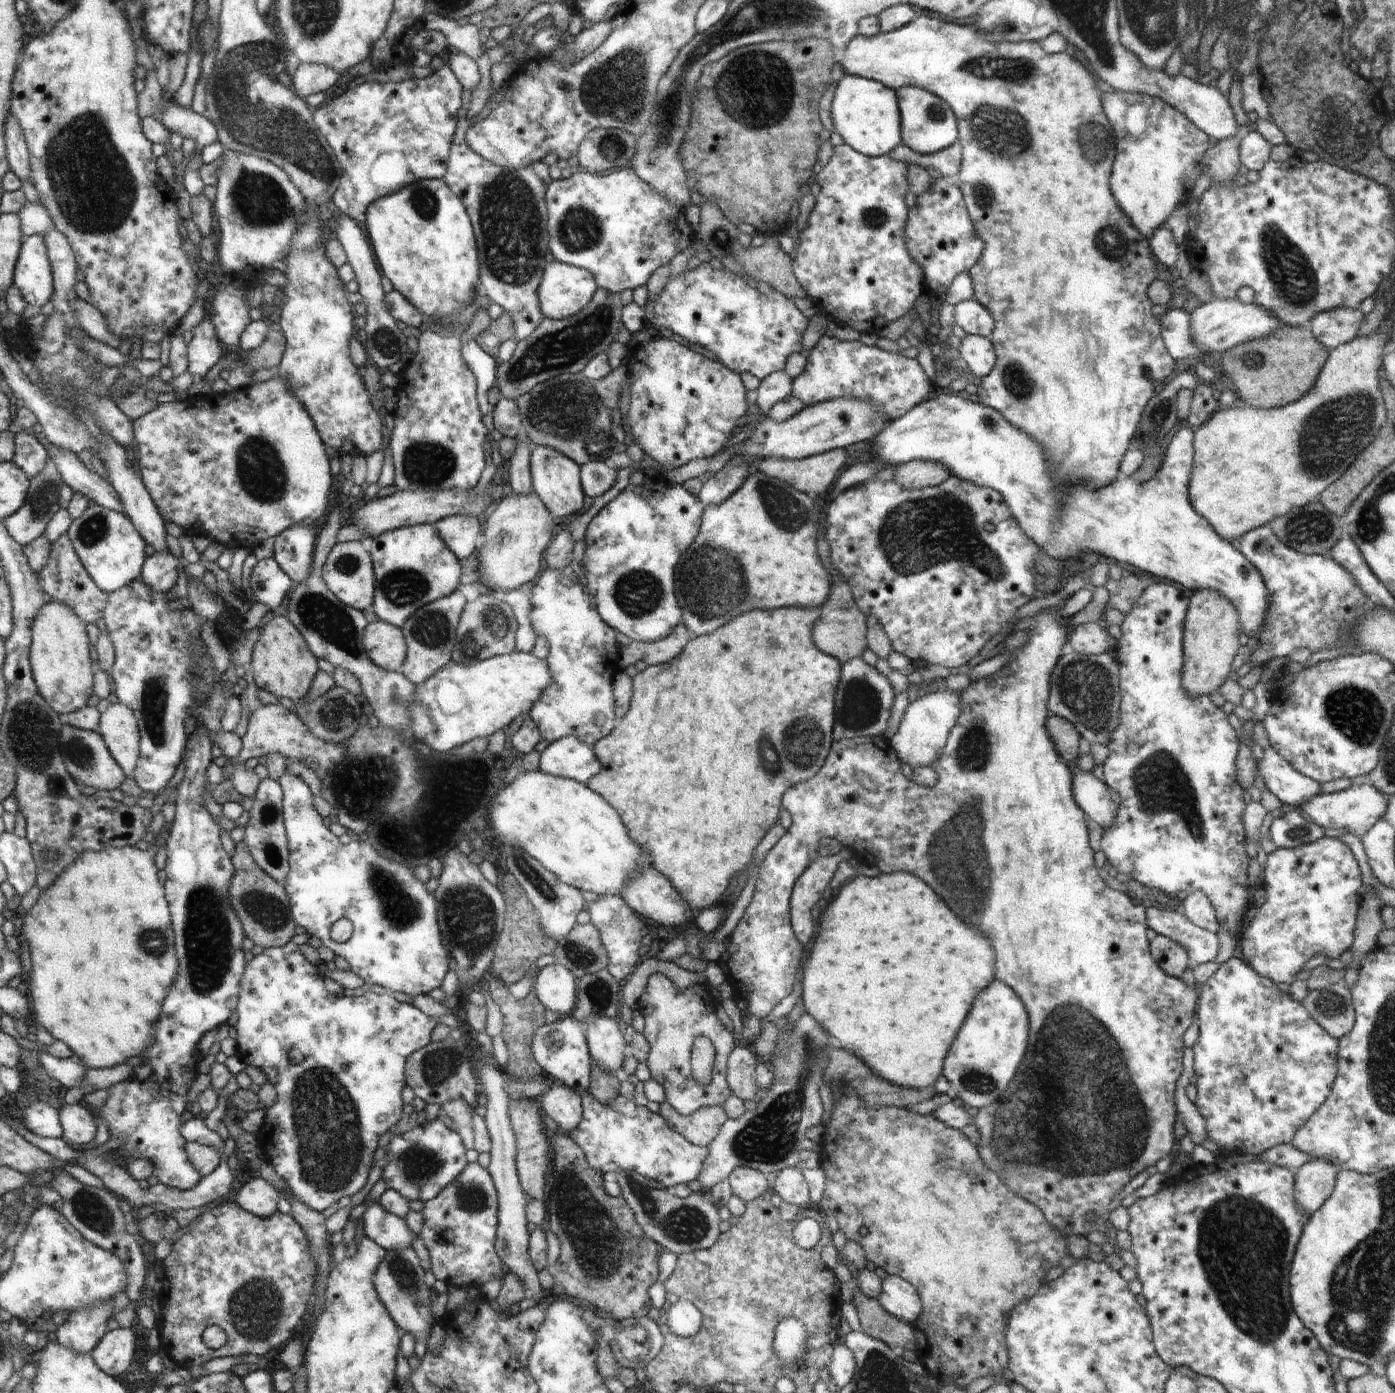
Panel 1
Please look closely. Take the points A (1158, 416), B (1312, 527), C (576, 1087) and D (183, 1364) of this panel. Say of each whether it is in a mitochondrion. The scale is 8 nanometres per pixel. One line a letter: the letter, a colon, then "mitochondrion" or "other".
A: mitochondrion
B: mitochondrion
C: other
D: other

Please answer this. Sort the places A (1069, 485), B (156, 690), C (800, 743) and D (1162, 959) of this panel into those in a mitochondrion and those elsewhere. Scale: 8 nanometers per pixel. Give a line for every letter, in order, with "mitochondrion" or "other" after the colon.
A: other
B: mitochondrion
C: mitochondrion
D: other

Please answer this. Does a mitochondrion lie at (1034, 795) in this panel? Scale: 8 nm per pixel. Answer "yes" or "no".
no

